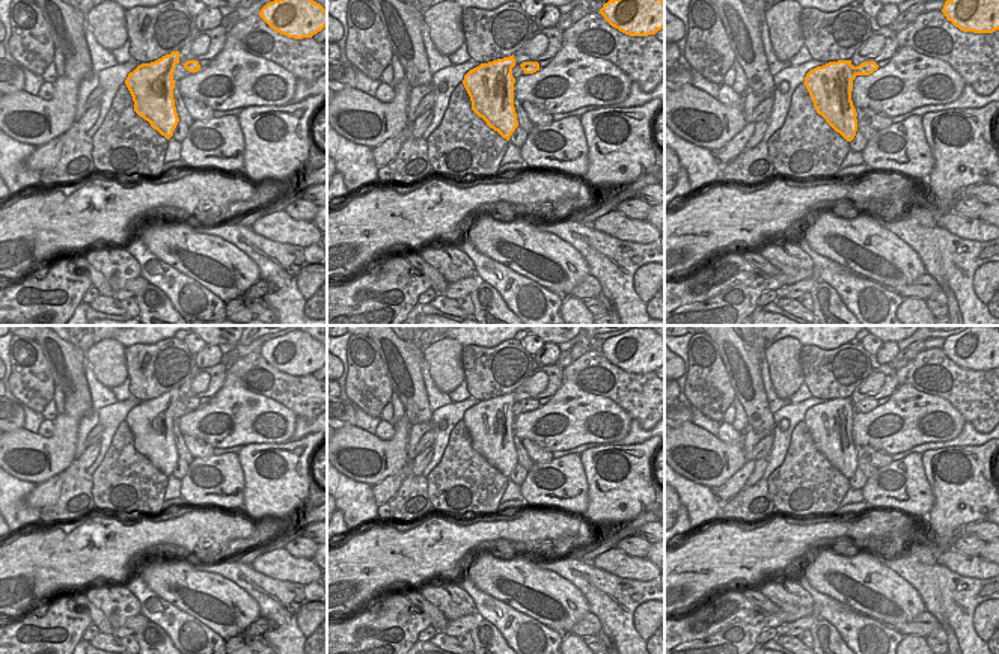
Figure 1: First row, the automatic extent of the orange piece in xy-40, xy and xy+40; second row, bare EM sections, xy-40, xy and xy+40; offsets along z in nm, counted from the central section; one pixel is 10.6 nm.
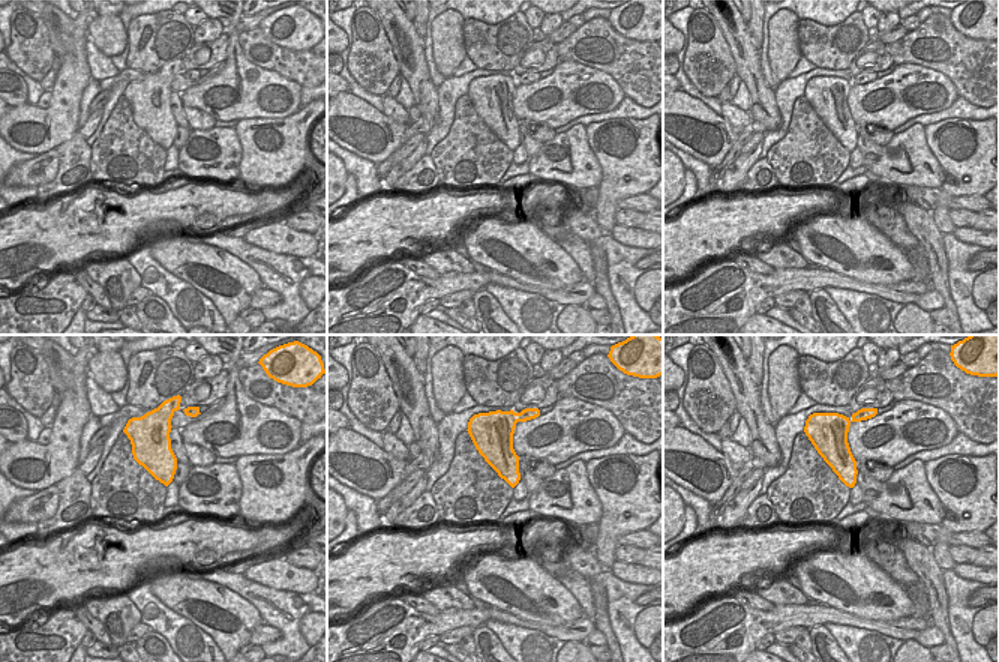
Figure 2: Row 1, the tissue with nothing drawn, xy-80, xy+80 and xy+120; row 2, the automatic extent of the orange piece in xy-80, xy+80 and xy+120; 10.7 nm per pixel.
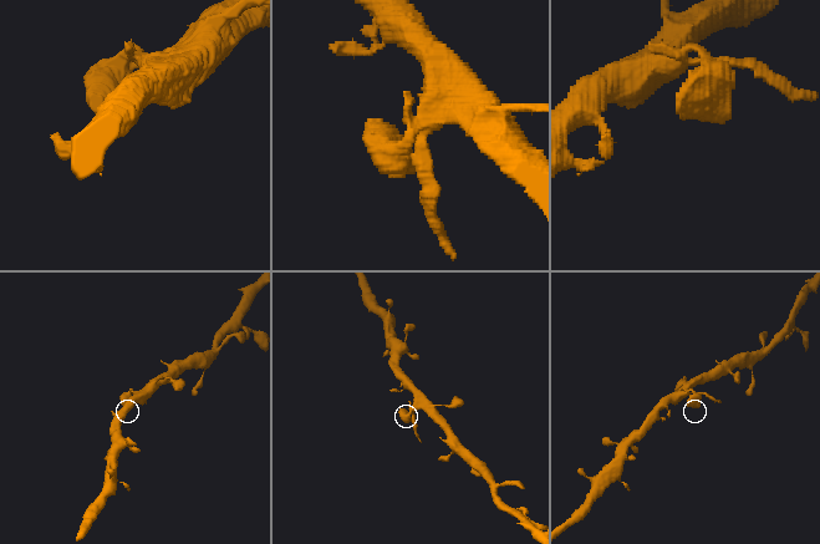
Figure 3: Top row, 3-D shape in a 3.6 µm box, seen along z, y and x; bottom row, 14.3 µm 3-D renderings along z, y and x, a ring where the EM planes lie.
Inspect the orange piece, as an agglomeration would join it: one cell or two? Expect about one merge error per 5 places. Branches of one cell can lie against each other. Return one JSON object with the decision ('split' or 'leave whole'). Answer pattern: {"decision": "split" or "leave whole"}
{"decision": "leave whole"}

